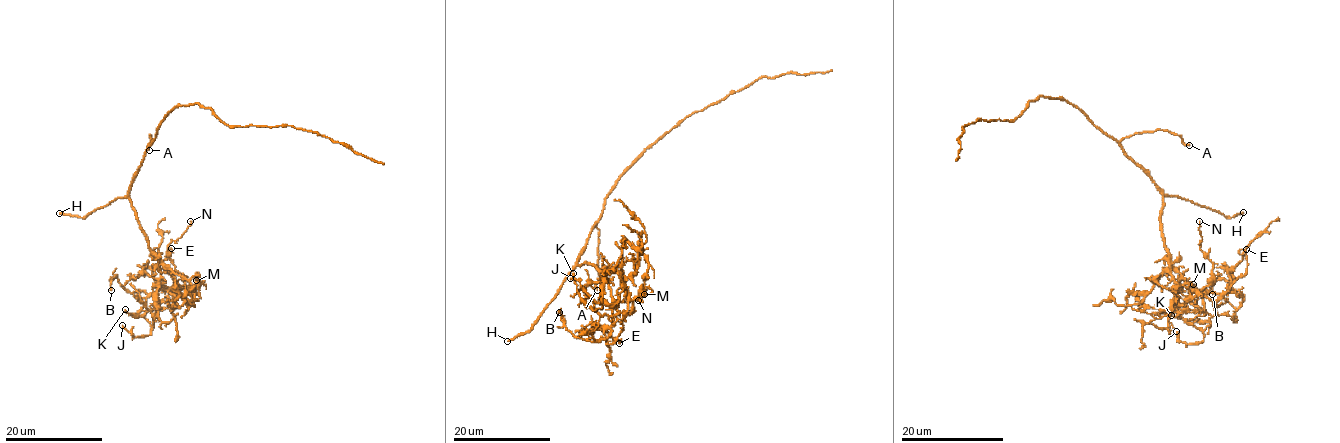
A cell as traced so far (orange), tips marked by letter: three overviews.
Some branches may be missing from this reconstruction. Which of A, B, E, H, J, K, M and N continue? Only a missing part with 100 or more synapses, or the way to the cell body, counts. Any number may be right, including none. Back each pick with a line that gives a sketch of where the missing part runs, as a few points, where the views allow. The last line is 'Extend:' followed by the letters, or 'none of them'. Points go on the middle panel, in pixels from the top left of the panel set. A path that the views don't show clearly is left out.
Extend: H

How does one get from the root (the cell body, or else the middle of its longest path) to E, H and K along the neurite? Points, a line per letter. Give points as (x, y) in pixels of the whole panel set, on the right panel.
E: (1115, 140), (1162, 195), (1165, 248), (1172, 267), (1190, 285), (1225, 293), (1230, 285), (1229, 272), (1246, 249)
H: (1115, 140), (1165, 194), (1188, 199), (1230, 217), (1243, 212)
K: (1115, 140), (1162, 195), (1161, 232), (1170, 275), (1216, 307), (1206, 321), (1171, 315)

